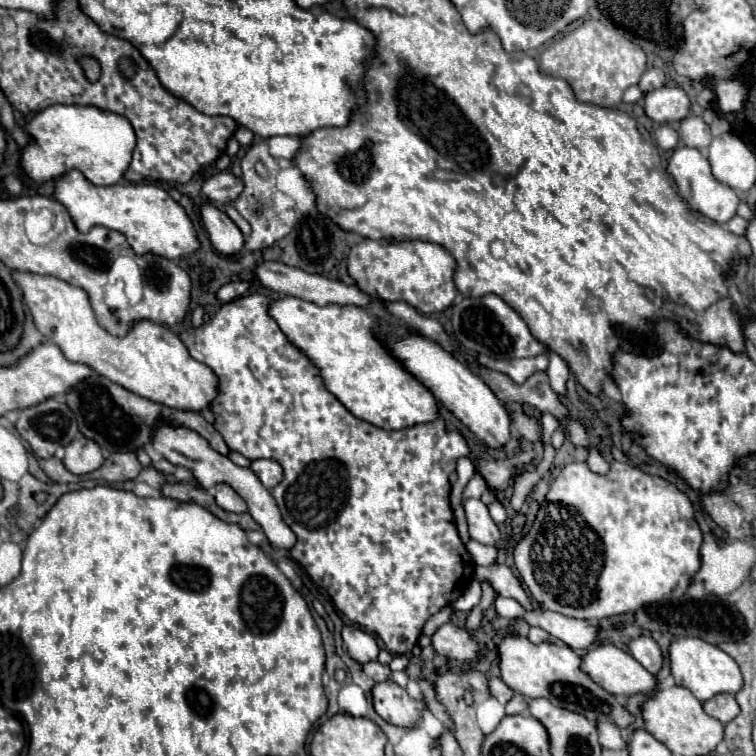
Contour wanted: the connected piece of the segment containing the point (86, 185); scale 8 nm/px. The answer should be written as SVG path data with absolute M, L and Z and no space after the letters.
M70 170L54 182L54 200L66 206L80 232L88 232L96 224L122 232L136 254L150 252L168 260L180 260L200 248L194 226L184 208L176 204L166 190L154 184L120 182L114 186L96 186L86 180L82 172Z

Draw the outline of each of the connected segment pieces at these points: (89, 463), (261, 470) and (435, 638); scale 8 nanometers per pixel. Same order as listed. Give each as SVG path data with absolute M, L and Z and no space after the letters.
M78 438L66 446L66 454L62 462L66 470L72 474L88 474L102 466L104 456L102 456L102 448L96 442L88 438Z
M258 458L258 460L252 460L250 468L254 470L256 476L260 476L260 482L268 490L272 490L283 479L282 467L275 460Z
M452 622L442 624L432 636L432 646L438 654L446 658L456 658L456 660L468 660L476 662L478 660L478 648L474 638L468 634L468 630L458 628Z

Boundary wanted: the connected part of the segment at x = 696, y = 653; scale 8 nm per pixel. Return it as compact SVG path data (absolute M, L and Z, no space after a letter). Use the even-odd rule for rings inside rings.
M696 636L674 638L670 642L668 656L670 656L670 672L676 684L688 688L700 702L706 702L720 692L736 694L742 688L742 674L740 674L738 664L718 646L712 646L704 642L702 638L696 638Z

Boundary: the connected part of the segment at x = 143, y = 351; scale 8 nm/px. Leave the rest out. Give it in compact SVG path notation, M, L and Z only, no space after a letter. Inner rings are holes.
M12 272L14 282L22 290L24 302L34 318L38 332L60 346L62 354L70 362L80 362L96 370L100 376L124 386L136 396L148 398L156 404L164 404L176 410L200 412L208 408L216 396L216 376L208 366L196 362L184 342L172 330L156 322L136 322L124 338L112 336L104 330L92 310L88 294L54 276L40 276L30 272Z

